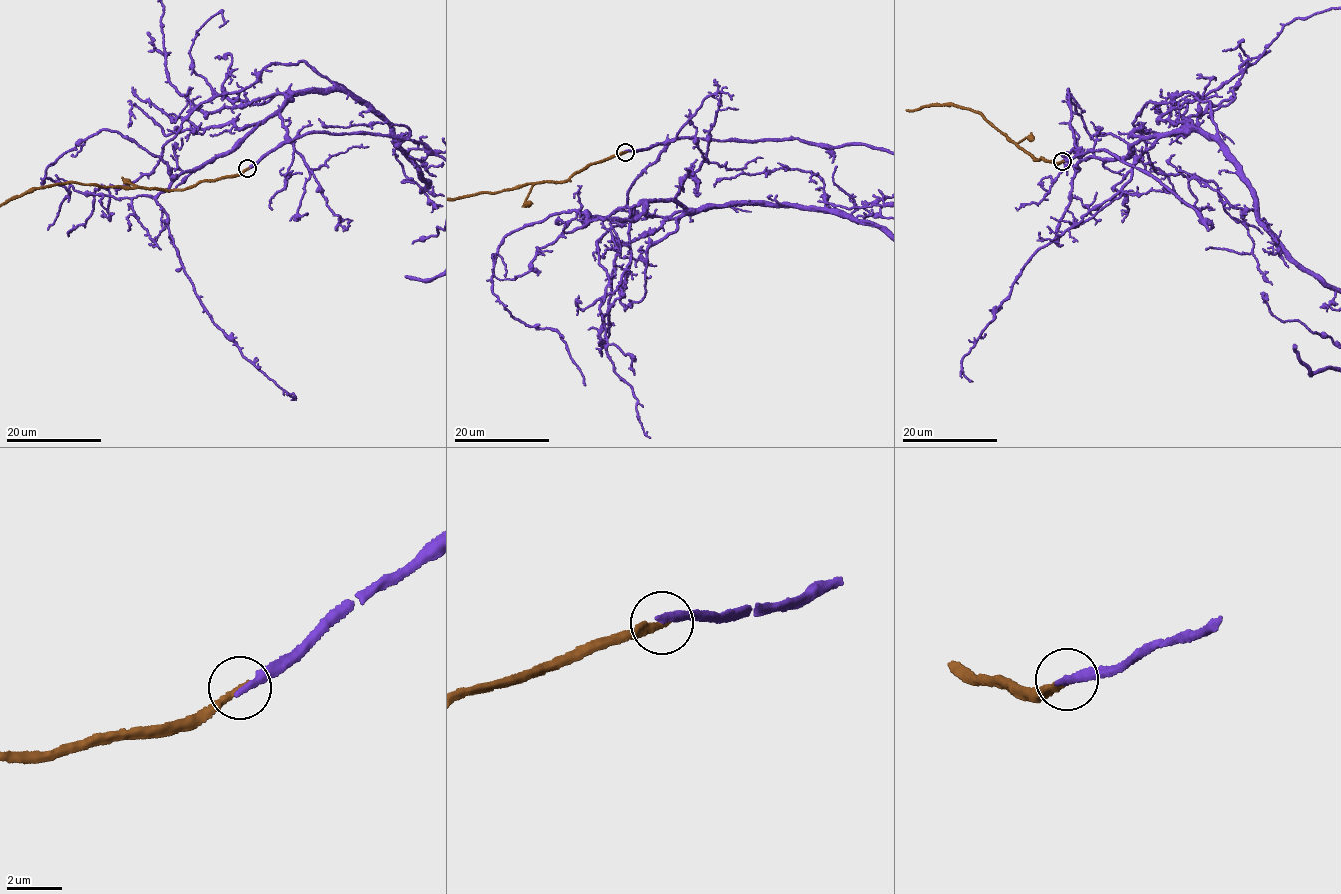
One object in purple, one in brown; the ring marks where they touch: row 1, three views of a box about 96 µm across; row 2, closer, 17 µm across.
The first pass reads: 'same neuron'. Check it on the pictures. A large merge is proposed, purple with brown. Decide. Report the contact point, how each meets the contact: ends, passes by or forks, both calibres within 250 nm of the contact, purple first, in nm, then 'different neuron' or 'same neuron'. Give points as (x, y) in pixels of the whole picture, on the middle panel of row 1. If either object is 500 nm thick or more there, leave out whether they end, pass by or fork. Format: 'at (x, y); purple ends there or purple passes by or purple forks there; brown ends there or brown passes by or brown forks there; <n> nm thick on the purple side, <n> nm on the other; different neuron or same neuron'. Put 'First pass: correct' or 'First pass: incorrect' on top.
First pass: correct
at (625, 152); purple ends there; brown ends there; 300 nm thick on the purple side, 240 nm on the other; same neuron

